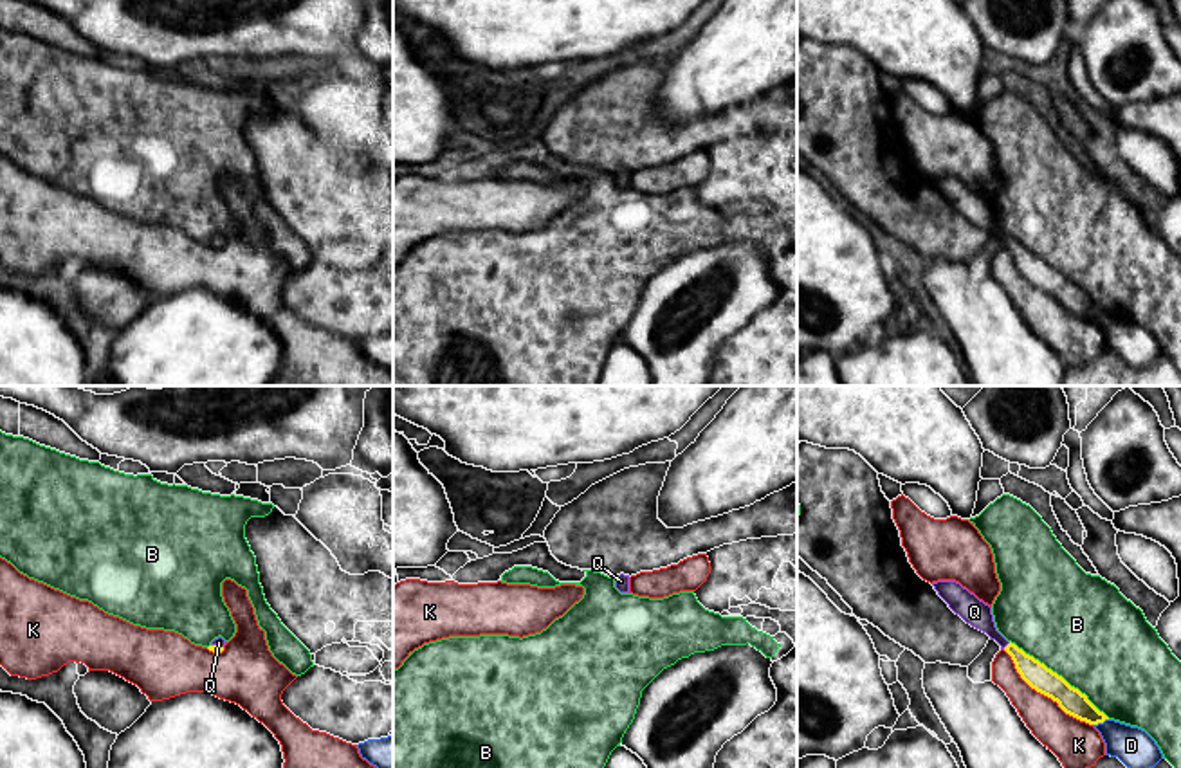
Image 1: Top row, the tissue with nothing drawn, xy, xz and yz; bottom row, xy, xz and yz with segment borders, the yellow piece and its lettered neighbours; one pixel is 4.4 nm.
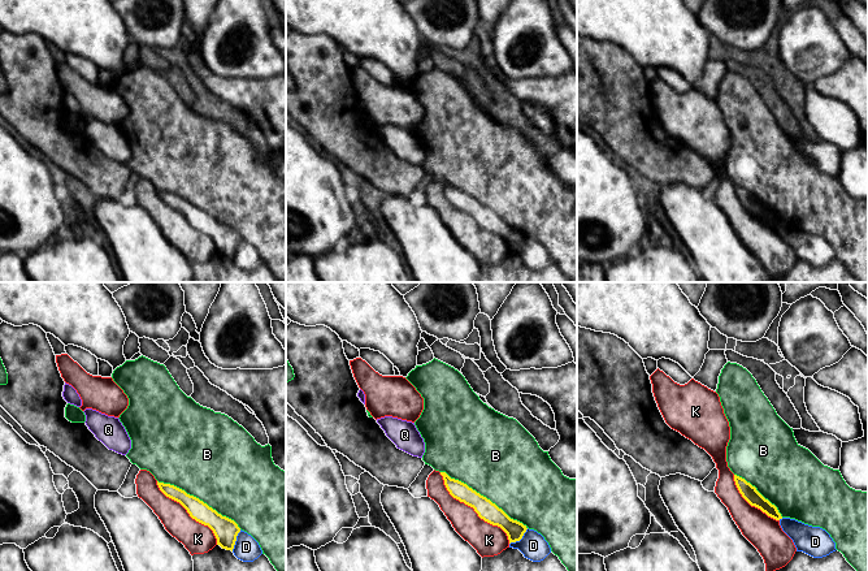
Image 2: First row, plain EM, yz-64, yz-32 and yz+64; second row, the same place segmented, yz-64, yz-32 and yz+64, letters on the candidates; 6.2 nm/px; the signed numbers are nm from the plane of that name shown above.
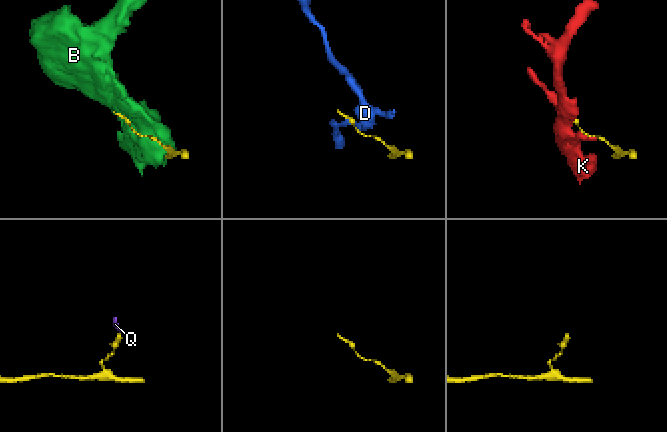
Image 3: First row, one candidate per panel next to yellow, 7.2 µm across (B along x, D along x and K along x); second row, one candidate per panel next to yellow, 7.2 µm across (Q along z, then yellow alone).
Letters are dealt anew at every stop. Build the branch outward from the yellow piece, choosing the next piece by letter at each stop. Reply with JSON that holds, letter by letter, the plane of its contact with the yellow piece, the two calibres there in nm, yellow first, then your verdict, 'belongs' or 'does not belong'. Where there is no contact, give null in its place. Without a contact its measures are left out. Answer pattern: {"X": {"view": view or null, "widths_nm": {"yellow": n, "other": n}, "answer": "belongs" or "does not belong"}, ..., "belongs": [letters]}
{"B": {"view": "yz", "widths_nm": {"yellow": 120, "other": 460}, "answer": "does not belong"}, "D": {"view": "yz", "widths_nm": {"yellow": 120, "other": 170}, "answer": "does not belong"}, "K": {"view": "yz", "widths_nm": {"yellow": 120, "other": 190}, "answer": "does not belong"}, "Q": {"view": "yz", "widths_nm": {"yellow": 120, "other": 120}, "answer": "belongs"}, "belongs": ["Q"]}

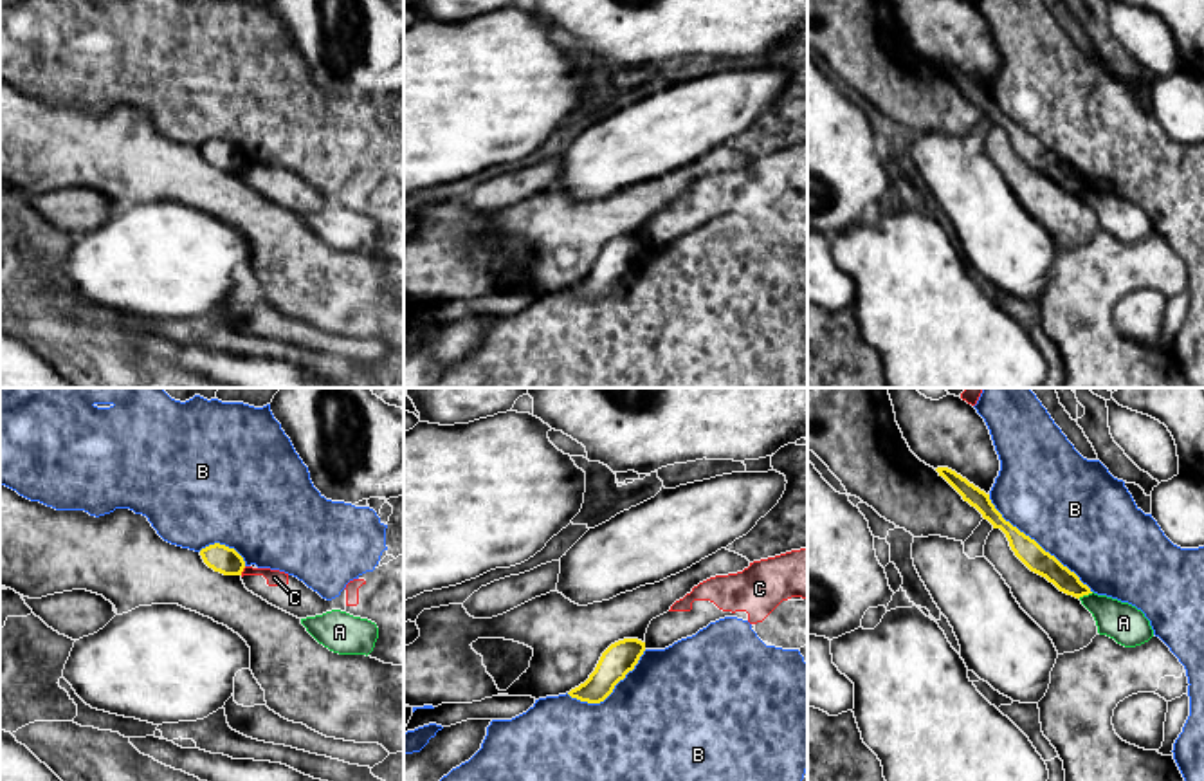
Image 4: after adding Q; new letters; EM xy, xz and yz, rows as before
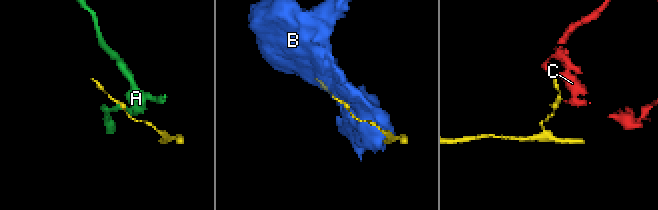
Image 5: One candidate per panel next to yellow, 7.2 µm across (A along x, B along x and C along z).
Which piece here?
{"A": {"view": "yz", "widths_nm": {"yellow": 110, "other": 170}, "answer": "does not belong"}, "B": {"view": "yz", "widths_nm": {"yellow": 110, "other": 460}, "answer": "does not belong"}, "C": {"view": "xy", "widths_nm": {"yellow": 120, "other": 80}, "answer": "does not belong"}, "belongs": []}

